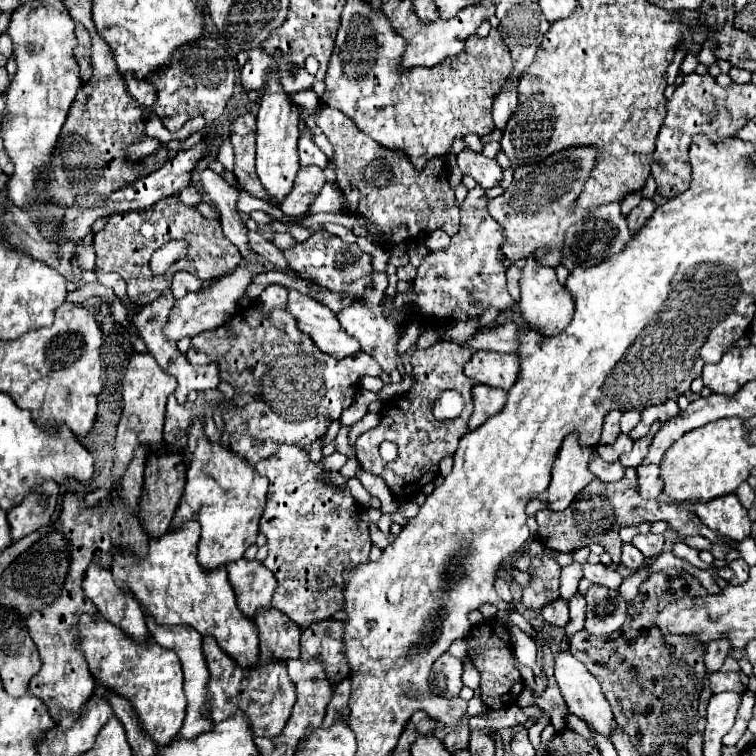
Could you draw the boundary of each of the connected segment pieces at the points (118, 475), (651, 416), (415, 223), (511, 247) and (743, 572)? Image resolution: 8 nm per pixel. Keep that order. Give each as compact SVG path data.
M134 353L130 359L130 365L126 369L124 381L122 381L122 399L124 399L124 411L118 423L118 435L114 441L114 467L112 467L112 479L122 479L136 445L146 443L152 451L158 451L162 447L162 427L164 427L164 409L168 395L176 389L174 377L166 375L162 367L154 361L150 353Z
M666 401L666 403L660 403L660 405L646 407L646 411L642 411L640 423L630 431L630 437L632 439L640 439L640 437L644 437L648 433L652 423L656 423L656 421L668 421L668 419L672 419L678 413L680 413L680 409L678 409L676 401Z
M324 109L316 119L322 133L334 147L336 153L336 185L344 193L346 207L350 213L360 213L372 221L386 245L400 241L412 241L418 233L430 233L444 229L454 235L460 225L460 213L454 205L454 191L446 181L446 159L434 157L422 171L410 165L404 151L394 151L378 145L374 139L358 131L356 123L342 115L342 111L330 113Z
M582 145L558 151L534 165L520 165L514 171L514 181L504 191L504 195L488 203L490 215L504 227L506 233L506 241L502 245L504 267L510 267L518 259L528 259L540 247L562 249L568 227L590 213L588 209L576 207L576 199L582 193L594 163L596 147Z
M736 559L730 563L730 567L734 569L734 577L730 579L730 585L742 585L748 579L748 563L742 559Z

